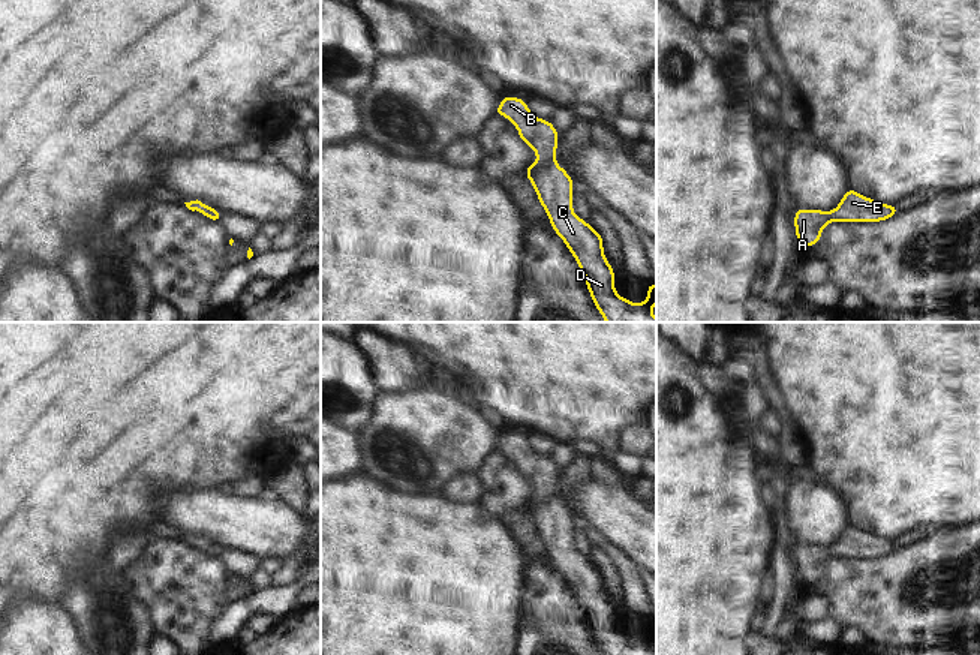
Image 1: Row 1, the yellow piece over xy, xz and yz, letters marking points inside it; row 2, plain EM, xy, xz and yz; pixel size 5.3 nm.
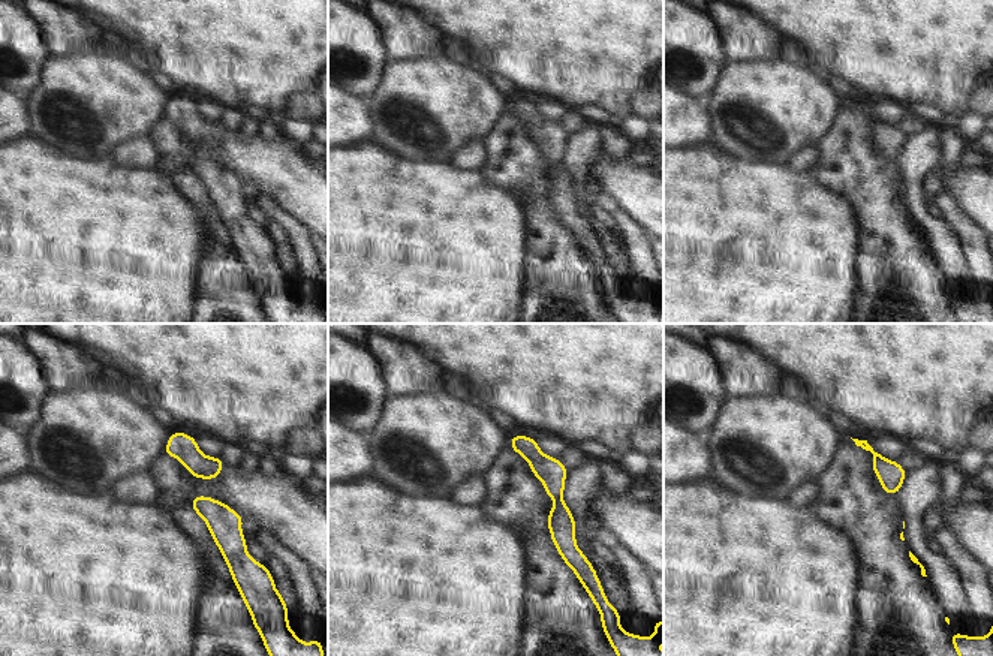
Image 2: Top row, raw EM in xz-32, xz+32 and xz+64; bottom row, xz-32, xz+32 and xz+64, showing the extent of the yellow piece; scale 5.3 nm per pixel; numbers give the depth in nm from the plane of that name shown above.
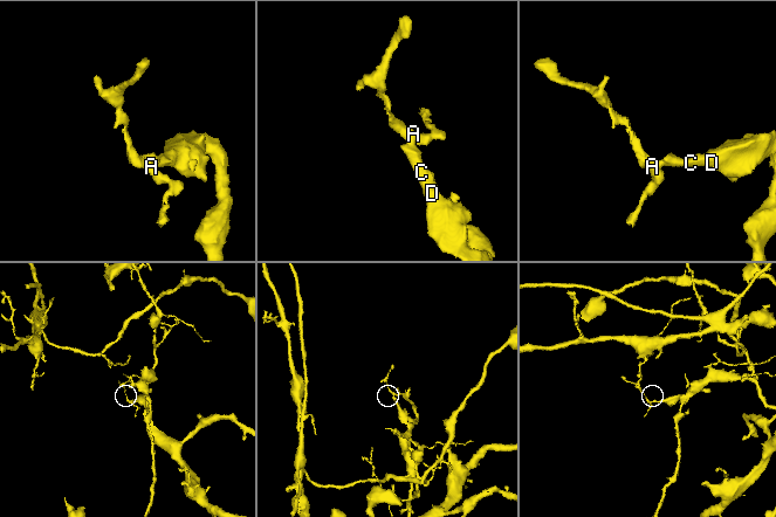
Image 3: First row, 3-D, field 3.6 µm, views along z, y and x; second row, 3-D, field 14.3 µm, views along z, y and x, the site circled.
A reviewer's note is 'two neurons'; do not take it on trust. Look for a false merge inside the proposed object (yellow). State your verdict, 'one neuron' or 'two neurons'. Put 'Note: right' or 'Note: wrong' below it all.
one neuron
Note: wrong

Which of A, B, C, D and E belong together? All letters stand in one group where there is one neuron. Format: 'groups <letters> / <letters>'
groups A B C D E

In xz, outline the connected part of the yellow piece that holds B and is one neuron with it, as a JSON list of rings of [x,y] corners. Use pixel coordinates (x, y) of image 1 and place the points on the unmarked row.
[[[503,432],[500,441],[494,445],[496,451],[505,451],[506,456],[518,465],[518,474],[536,489],[536,499],[526,502],[526,513],[533,520],[536,532],[545,546],[548,556],[584,610],[587,627],[596,646],[604,655],[655,655],[652,640],[656,640],[656,621],[649,618],[647,636],[644,639],[631,639],[620,633],[614,625],[614,606],[604,591],[604,573],[598,570],[587,558],[572,547],[572,520],[569,510],[556,499],[556,486],[559,469],[550,456],[541,456],[533,451],[527,438],[514,432]]]

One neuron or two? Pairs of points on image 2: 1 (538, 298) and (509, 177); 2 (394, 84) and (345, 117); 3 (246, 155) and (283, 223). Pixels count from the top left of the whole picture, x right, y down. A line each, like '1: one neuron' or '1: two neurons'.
1: one neuron
2: two neurons
3: two neurons

